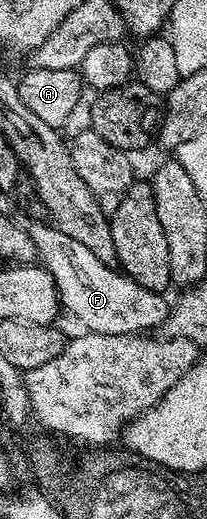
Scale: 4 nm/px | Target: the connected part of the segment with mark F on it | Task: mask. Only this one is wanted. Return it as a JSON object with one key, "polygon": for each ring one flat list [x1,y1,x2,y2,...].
{"polygon":[[24,222,24,228,36,245,37,256,57,287,57,296,65,308,95,334,145,333,164,326,169,317,170,302,164,294,152,292,135,283,112,265,100,262,83,243,64,235,50,222]]}

